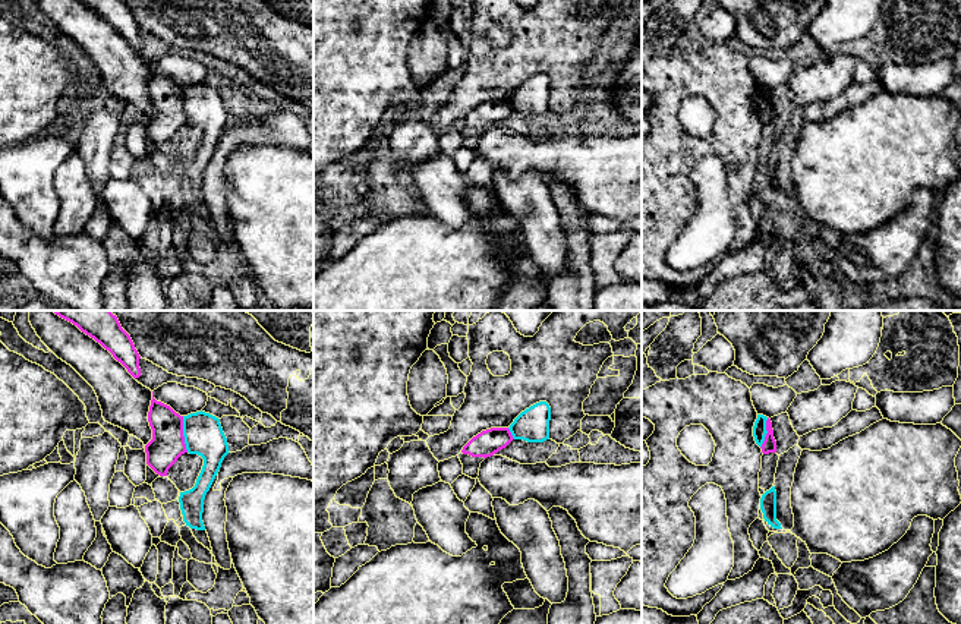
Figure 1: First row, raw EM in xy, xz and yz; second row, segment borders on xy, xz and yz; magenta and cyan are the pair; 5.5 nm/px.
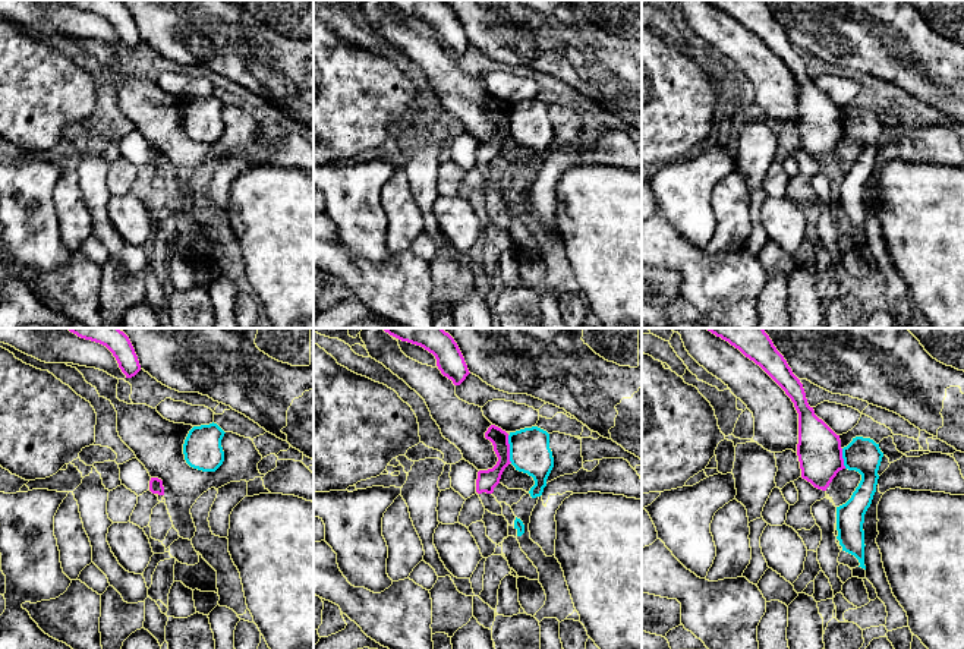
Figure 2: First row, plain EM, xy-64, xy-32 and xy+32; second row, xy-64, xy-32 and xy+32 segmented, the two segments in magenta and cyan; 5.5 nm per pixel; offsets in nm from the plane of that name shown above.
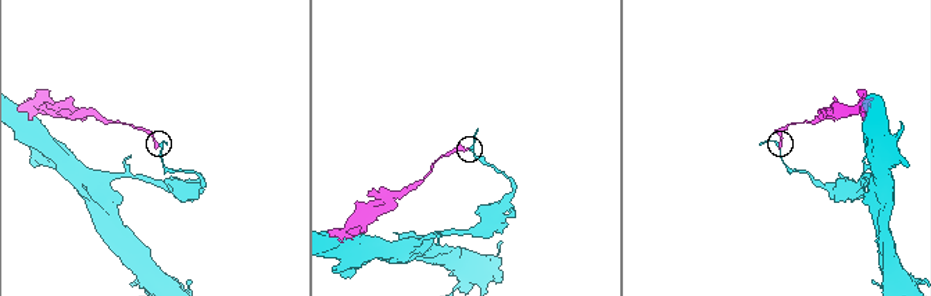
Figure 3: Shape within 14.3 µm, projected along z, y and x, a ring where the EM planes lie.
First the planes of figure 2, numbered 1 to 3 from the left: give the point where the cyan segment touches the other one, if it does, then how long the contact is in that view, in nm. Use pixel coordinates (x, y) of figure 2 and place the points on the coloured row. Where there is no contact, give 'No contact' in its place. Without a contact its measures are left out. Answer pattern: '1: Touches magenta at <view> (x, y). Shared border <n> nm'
1: No contact
2: Touches magenta at xy-32 (509, 449). Shared border 150 nm
3: Touches magenta at xy+32 (843, 459). Shared border 110 nm

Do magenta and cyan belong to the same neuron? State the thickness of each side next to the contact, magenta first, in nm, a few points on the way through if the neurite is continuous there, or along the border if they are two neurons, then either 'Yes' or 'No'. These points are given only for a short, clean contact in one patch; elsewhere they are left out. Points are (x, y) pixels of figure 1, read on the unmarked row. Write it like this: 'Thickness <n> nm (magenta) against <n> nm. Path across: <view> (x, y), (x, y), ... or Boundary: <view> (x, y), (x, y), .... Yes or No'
Thickness 190 nm (magenta) against 220 nm. Boundary: xy (182, 88), (182, 107), (188, 123). No

